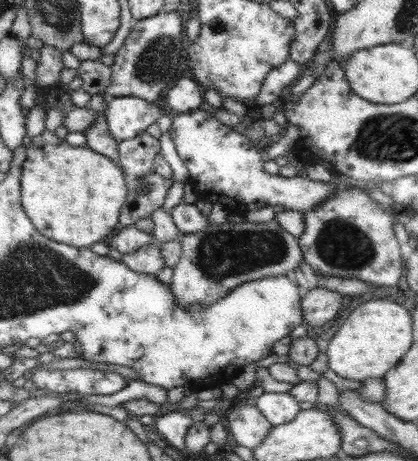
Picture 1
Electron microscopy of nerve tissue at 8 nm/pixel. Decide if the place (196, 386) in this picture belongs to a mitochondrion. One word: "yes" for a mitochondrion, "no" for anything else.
no

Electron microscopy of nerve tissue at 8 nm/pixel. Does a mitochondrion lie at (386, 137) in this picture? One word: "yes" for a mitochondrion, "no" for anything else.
yes

